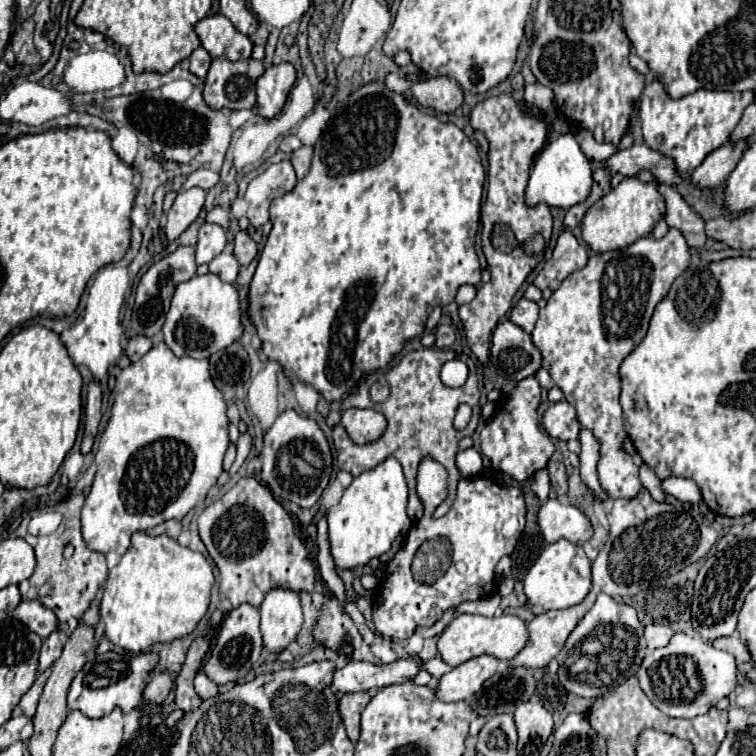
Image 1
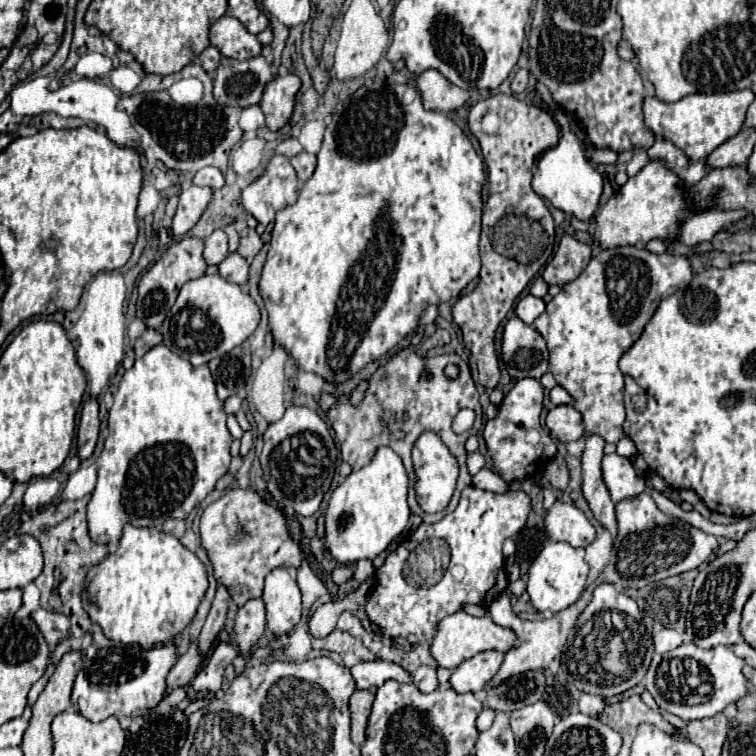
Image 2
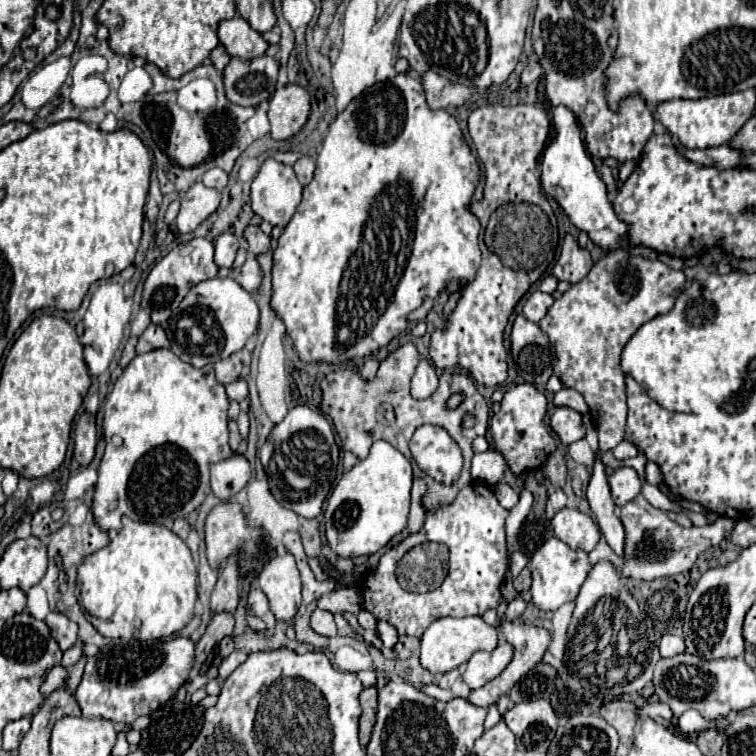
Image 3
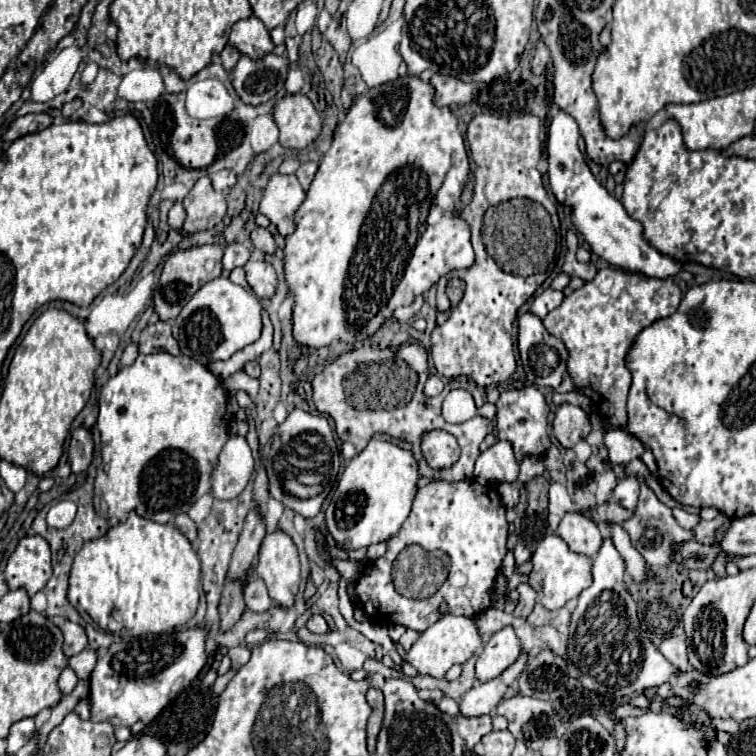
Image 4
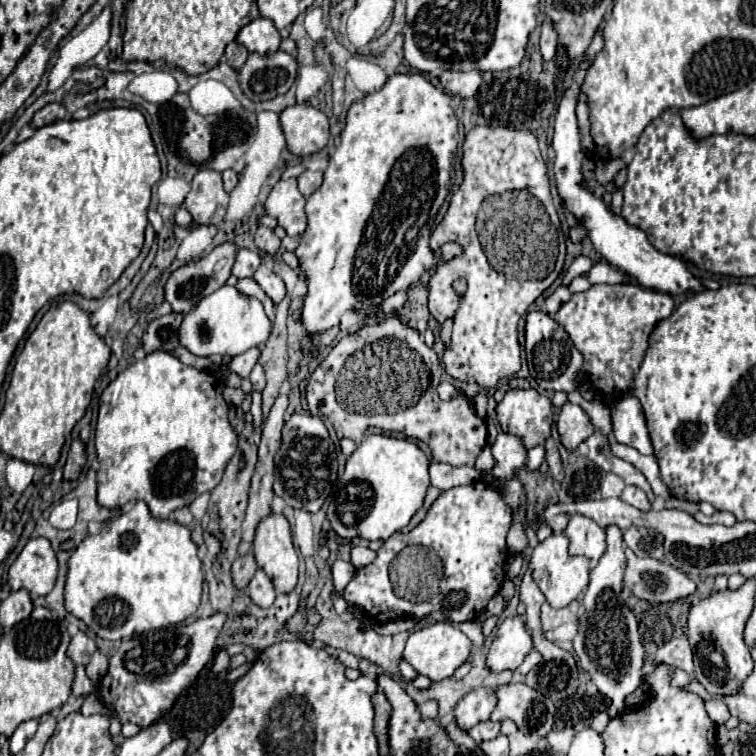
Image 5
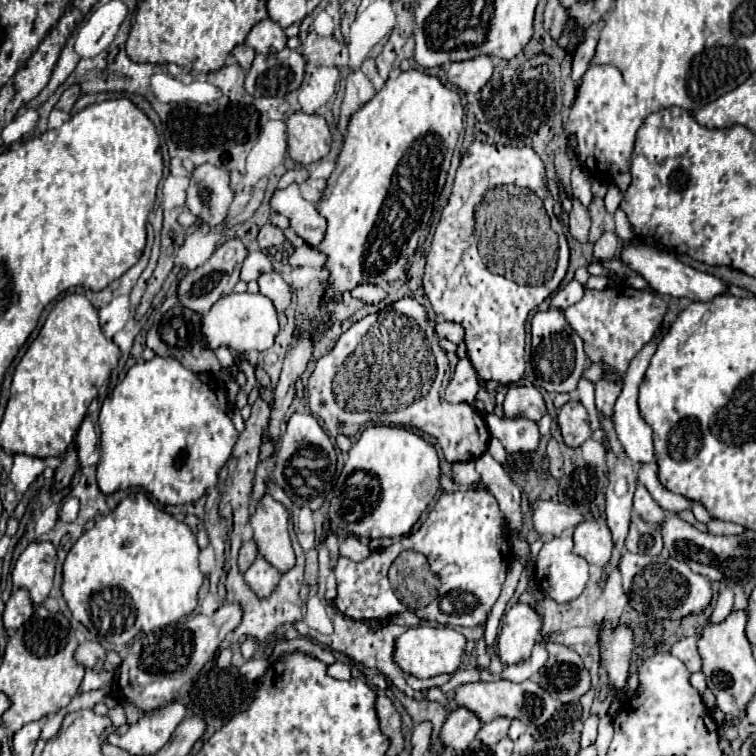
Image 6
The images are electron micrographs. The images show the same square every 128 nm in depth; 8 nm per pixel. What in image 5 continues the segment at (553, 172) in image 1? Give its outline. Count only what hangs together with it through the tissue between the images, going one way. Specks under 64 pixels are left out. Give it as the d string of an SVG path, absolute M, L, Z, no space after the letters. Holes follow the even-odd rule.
M598 30L598 34L594 36L586 60L580 64L580 68L576 70L572 84L568 86L558 112L556 112L556 122L554 122L554 136L552 136L552 148L554 148L554 176L556 176L556 188L560 192L560 198L564 202L564 206L576 216L578 222L584 224L588 237L592 242L592 246L596 248L596 252L602 254L602 258L608 260L608 264L622 268L626 274L634 276L642 286L646 288L656 288L660 292L668 292L668 294L682 294L686 290L702 290L700 282L688 272L684 260L670 256L670 254L660 254L646 238L644 230L640 230L638 226L630 226L620 214L614 214L612 208L598 198L594 192L590 192L584 186L584 176L582 176L582 146L580 146L580 132L578 132L578 120L574 114L576 108L576 100L578 100L578 92L580 92L580 84L584 82L586 70L590 66L590 62L594 60L594 56L602 50L604 40L602 40L602 30Z

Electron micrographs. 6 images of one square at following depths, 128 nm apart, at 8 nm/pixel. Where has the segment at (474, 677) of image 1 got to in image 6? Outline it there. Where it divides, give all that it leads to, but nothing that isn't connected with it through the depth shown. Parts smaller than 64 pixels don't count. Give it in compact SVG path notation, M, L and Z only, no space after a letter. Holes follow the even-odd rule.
M514 604L504 616L498 634L498 658L502 664L522 664L530 658L532 646L540 640L542 622L528 604Z

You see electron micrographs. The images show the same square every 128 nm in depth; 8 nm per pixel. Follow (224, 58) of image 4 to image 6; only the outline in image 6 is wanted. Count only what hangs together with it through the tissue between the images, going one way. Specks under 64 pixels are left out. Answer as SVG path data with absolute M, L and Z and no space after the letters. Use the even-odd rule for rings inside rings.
M238 44L238 46L232 50L232 56L238 60L238 64L240 64L244 70L248 70L248 68L252 66L252 60L254 60L256 52L254 52L250 46L246 46L246 44Z

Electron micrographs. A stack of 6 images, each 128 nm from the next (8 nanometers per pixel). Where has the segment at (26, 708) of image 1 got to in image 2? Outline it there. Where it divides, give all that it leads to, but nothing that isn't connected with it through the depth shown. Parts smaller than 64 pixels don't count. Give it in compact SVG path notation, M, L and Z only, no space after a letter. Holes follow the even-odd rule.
M48 664L48 668L46 668L46 672L44 672L44 676L30 688L30 692L28 692L28 706L32 706L34 702L36 702L36 698L38 698L38 694L44 690L44 686L48 684L48 680L50 680L50 676L52 676L52 672L54 672L54 666L52 664Z

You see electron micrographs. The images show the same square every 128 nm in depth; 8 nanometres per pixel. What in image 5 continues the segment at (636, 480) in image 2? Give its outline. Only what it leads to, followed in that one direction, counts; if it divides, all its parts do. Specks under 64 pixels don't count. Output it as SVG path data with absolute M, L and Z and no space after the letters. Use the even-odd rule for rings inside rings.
M626 486L626 488L622 490L620 498L622 498L626 504L630 504L630 506L634 506L634 508L638 508L638 510L644 510L644 512L652 508L650 502L648 502L648 498L646 498L646 494L644 494L640 488L636 488L636 486Z

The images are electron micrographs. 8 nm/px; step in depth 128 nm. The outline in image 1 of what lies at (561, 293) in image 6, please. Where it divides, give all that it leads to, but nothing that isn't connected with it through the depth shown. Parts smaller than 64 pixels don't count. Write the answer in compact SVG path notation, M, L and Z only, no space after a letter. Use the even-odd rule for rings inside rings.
M522 298L510 312L510 320L520 326L524 332L532 332L538 318L538 304Z

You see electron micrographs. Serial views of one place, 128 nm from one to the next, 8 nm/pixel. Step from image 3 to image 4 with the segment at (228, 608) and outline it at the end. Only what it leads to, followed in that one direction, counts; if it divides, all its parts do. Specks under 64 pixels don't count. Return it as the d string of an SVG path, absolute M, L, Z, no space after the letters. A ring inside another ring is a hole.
M254 508L246 518L244 530L240 534L236 548L234 548L234 554L232 554L232 560L228 566L228 580L238 580L248 572L254 556L260 550L264 536L266 536L266 522Z

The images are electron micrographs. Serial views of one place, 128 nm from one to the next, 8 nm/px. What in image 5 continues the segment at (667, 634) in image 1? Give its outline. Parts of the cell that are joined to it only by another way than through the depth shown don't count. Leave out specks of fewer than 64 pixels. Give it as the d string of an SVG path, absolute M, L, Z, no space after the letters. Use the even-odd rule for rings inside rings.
M686 636L672 638L664 646L660 646L658 652L656 652L655 660L666 662L670 666L676 666L676 668L680 668L684 672L692 672L692 668L694 668L694 664L692 664L692 648L690 648Z

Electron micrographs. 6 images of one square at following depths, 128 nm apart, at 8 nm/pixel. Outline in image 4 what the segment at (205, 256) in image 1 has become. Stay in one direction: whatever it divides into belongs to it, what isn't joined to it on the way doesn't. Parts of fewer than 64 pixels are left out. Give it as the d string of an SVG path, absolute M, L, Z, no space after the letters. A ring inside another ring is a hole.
M238 242L226 244L224 256L222 256L222 266L226 270L232 270L236 266L244 266L248 262L248 256L250 256L250 250L244 244L238 244Z

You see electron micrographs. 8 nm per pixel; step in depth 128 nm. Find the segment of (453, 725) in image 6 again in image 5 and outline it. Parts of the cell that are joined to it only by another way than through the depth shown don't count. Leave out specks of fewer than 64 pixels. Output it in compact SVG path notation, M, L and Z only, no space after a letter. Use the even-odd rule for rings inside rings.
M478 688L468 692L454 708L456 722L462 730L476 726L482 720L488 720L496 706L496 688Z

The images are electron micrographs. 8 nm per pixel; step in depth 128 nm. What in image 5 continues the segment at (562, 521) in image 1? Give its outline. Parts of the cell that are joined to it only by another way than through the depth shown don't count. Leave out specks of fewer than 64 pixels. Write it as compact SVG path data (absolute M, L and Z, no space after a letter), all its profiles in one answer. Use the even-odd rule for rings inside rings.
M572 516L564 536L570 540L570 552L582 554L590 560L600 560L606 548L606 532L586 516Z

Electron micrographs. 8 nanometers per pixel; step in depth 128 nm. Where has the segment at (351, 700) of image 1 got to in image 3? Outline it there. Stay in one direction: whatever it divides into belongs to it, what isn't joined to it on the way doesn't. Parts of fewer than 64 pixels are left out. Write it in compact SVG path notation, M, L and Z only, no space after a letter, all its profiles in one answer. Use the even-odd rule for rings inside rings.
M374 686L364 688L360 692L360 704L362 704L362 716L360 716L360 722L358 722L358 738L360 738L360 746L364 748L370 740L370 734L372 734L372 728L374 728L374 722L376 722L378 698L376 698Z

